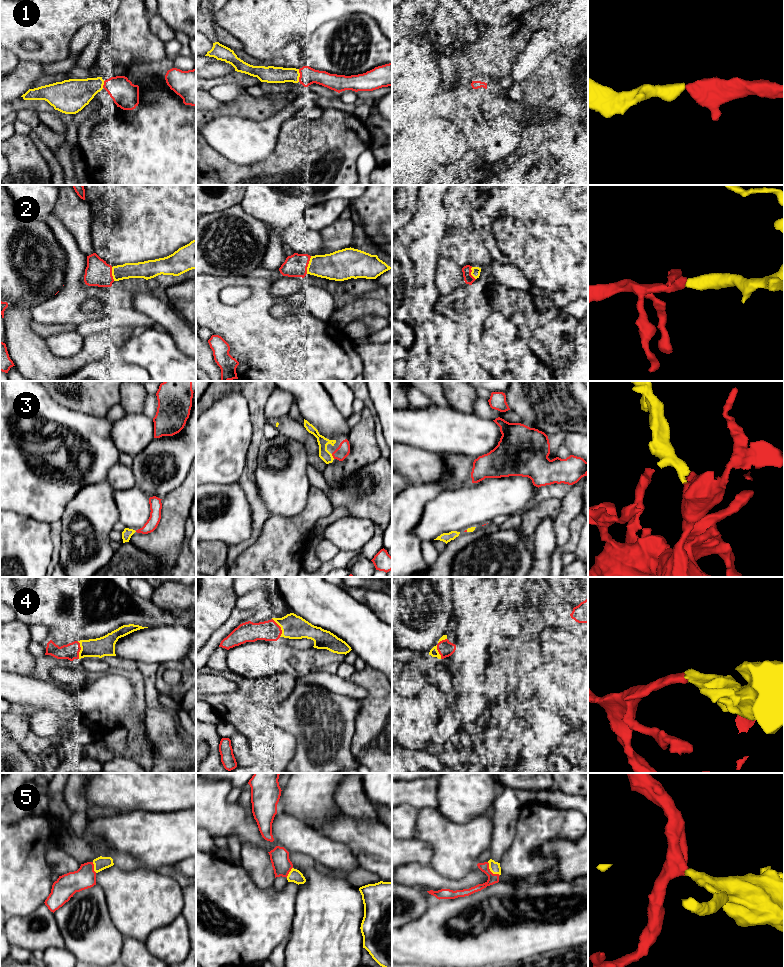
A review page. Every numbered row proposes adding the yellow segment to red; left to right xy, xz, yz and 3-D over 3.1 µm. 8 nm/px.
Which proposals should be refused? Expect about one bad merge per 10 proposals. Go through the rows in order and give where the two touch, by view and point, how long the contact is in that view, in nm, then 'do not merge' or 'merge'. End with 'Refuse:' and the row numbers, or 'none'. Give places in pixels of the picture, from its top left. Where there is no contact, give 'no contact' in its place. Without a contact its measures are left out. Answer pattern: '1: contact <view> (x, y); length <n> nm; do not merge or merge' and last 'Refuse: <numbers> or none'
1: contact xz (300, 75); length 100 nm; merge
2: contact xz (307, 265); length 150 nm; merge
3: contact xz (332, 455); length 50 nm; merge
4: contact xz (280, 627); length 170 nm; merge
5: contact yz (490, 871); length 150 nm; merge
Refuse: none

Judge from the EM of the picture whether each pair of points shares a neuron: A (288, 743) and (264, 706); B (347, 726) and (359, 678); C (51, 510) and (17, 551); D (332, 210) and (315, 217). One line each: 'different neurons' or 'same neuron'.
A: same neuron
B: different neurons
C: different neurons
D: same neuron

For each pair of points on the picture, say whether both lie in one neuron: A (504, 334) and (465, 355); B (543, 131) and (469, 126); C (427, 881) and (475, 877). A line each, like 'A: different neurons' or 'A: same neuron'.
A: different neurons
B: different neurons
C: same neuron

